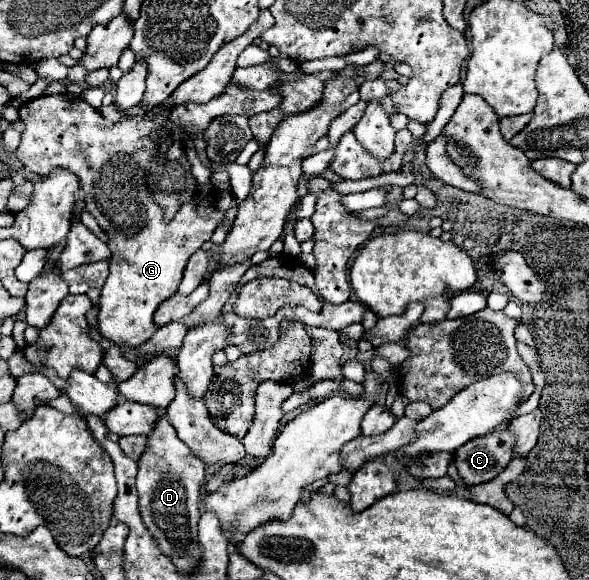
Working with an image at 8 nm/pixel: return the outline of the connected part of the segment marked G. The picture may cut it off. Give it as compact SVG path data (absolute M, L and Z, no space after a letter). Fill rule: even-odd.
M68 92L40 96L24 102L20 108L20 118L24 120L26 128L22 132L22 142L16 150L16 158L24 164L24 168L28 168L38 176L48 176L54 168L66 168L68 172L74 172L74 176L78 176L80 180L80 190L84 192L86 210L108 234L108 248L112 252L110 274L106 278L106 284L102 286L98 310L98 328L102 336L116 344L126 346L144 344L156 332L152 316L158 304L178 290L188 258L204 242L212 238L216 226L226 216L226 212L218 208L218 192L210 192L214 190L214 184L198 184L198 192L192 194L186 202L182 202L174 218L166 222L164 206L160 206L154 200L148 188L148 172L156 156L154 140L150 140L150 136L154 130L160 128L154 120L146 116L132 116L122 122L108 122L96 108L92 108L88 102Z

